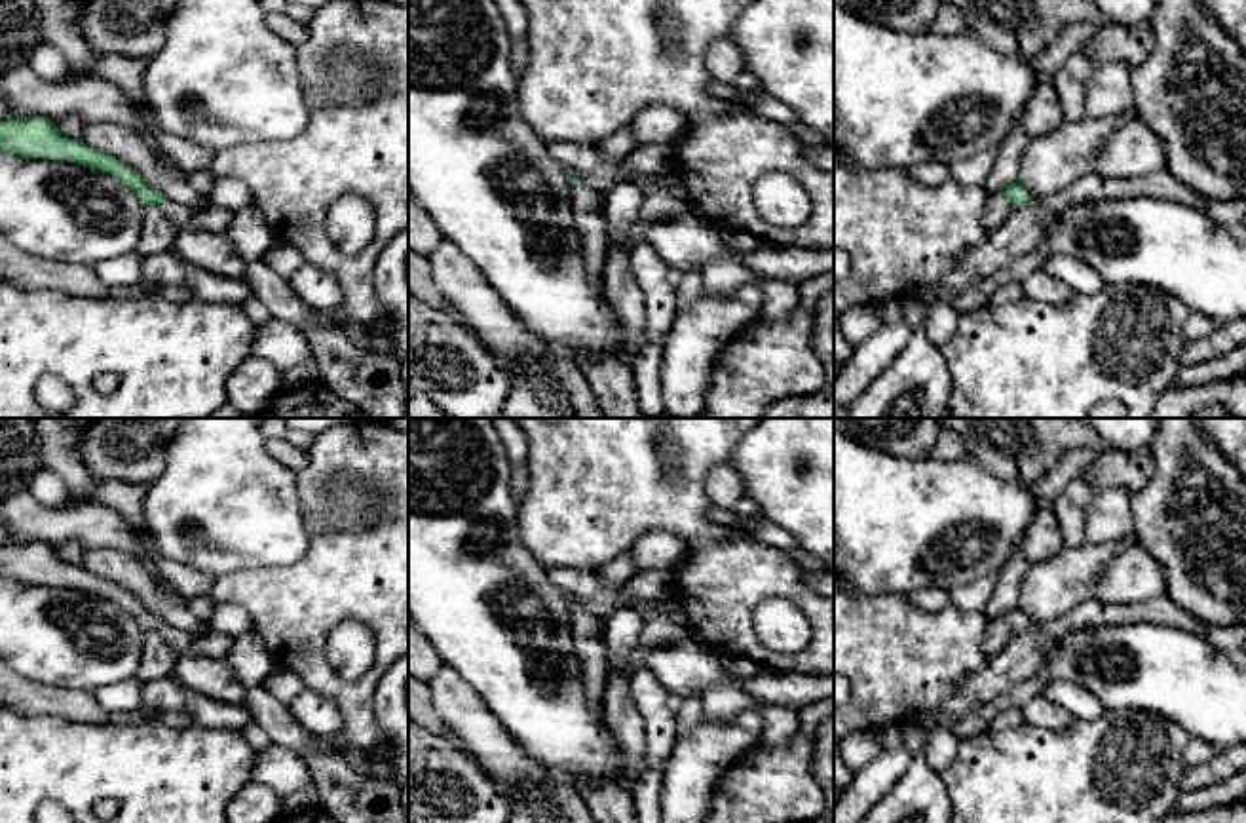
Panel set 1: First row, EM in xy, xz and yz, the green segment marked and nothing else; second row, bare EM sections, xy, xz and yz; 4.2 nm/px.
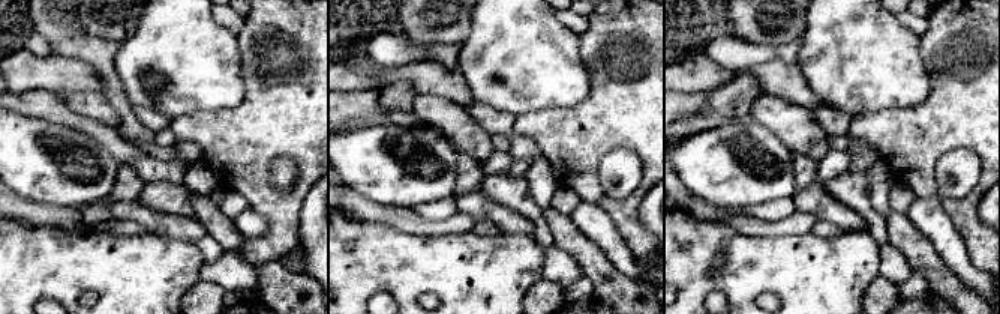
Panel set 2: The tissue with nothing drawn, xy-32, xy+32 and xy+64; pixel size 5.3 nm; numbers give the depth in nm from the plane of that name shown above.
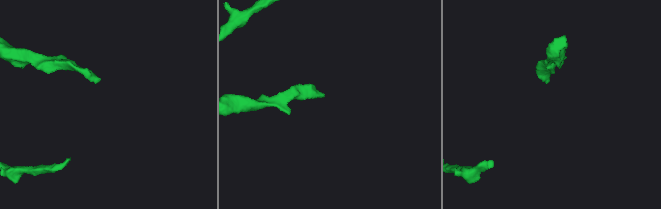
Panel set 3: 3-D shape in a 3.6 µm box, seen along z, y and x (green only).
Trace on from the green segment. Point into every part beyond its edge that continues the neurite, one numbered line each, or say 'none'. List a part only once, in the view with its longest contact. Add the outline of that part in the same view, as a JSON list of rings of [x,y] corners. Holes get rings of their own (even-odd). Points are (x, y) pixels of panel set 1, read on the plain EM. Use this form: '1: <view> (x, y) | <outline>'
1: yz (998, 633) | [[[995,618],[986,622],[986,631],[984,631],[984,654],[988,658],[997,656],[1010,641],[1014,633],[1007,622],[1007,618]]]

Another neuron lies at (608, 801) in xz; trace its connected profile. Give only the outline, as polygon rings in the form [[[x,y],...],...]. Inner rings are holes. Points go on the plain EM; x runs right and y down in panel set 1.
[[[581,777],[574,783],[595,823],[636,823],[631,789],[612,777]]]

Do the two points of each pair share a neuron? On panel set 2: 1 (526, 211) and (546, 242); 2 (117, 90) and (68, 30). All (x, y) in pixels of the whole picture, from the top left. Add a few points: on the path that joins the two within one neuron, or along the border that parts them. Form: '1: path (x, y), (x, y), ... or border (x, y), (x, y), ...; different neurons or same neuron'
1: path (534, 218), (540, 224), (541, 235); same neuron
2: path (108, 75), (107, 69), (83, 45); same neuron

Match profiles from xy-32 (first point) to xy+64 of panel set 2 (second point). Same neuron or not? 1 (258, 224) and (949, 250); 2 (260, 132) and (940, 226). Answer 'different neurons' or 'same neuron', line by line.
1: same neuron
2: different neurons

